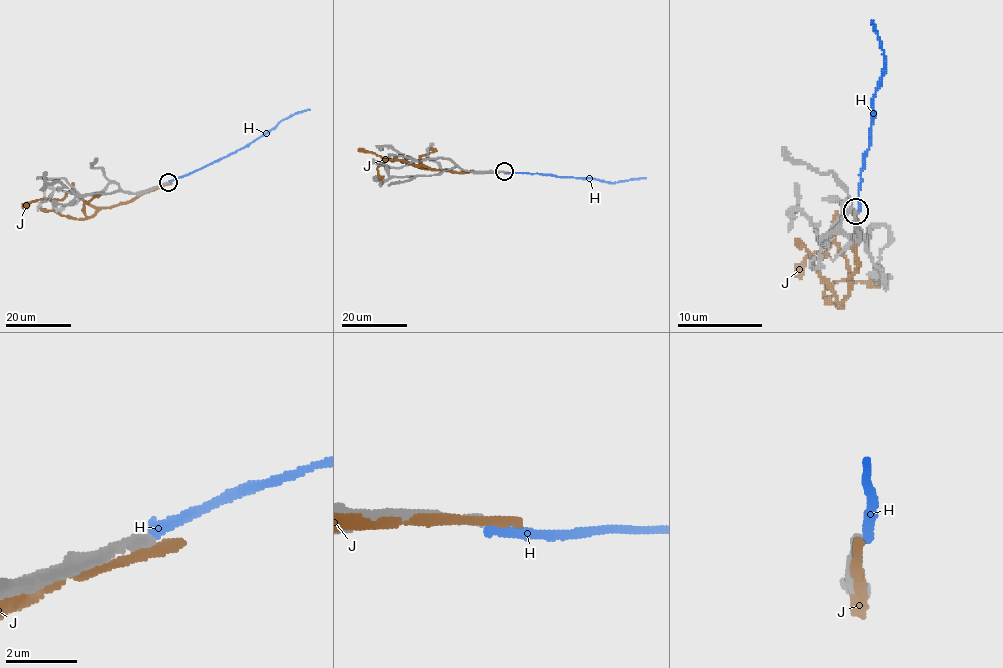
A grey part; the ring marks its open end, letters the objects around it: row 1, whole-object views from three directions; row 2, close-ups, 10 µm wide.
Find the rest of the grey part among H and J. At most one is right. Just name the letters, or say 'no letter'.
no letter

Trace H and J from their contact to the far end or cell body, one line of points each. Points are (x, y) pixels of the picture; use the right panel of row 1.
H: (858, 213), (860, 170), (871, 141), (871, 100), (881, 79), (884, 50), (871, 20)
J: (856, 219), (856, 264), (852, 274), (833, 234), (824, 255), (812, 253), (805, 259), (799, 276)

